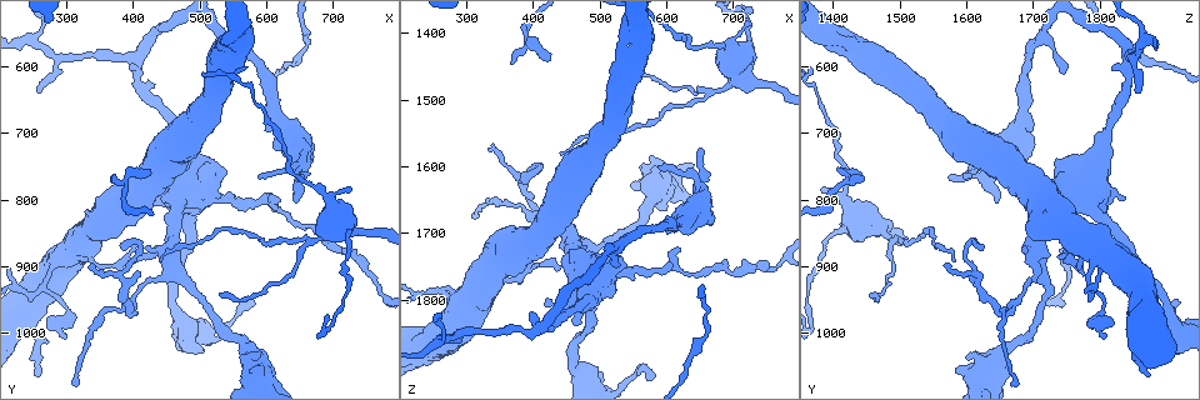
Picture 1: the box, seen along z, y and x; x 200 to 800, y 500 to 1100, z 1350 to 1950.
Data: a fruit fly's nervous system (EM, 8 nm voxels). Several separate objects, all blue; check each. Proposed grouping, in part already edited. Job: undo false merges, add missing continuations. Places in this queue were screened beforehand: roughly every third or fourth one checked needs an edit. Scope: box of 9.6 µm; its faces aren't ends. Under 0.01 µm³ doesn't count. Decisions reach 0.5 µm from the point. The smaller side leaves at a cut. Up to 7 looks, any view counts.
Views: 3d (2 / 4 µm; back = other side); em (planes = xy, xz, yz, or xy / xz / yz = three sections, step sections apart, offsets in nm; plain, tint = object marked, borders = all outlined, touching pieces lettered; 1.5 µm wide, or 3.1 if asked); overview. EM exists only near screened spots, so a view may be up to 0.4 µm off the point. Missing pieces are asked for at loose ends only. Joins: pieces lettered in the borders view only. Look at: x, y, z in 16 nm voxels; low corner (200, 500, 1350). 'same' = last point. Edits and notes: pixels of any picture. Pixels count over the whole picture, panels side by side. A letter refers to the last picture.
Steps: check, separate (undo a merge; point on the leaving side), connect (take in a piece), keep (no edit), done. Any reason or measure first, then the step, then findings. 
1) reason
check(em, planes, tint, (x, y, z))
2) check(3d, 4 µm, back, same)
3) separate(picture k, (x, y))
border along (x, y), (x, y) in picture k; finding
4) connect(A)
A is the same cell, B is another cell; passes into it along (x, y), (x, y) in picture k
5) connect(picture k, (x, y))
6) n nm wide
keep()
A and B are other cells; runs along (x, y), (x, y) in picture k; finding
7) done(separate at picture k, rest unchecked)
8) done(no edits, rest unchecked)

thick turns thin
check(3d, 4 µm, (685, 785, 1415))

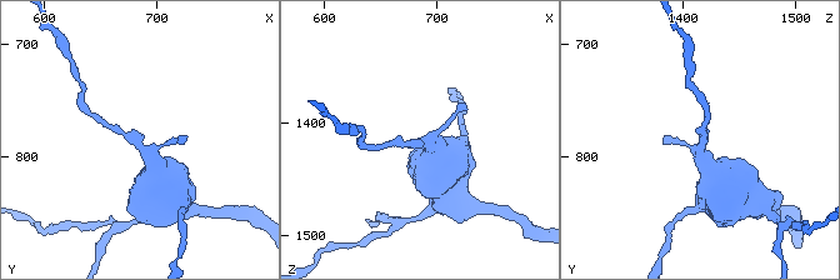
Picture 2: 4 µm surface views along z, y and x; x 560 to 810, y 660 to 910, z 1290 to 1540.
check(em, planes, tint, (684, 788, 1416))

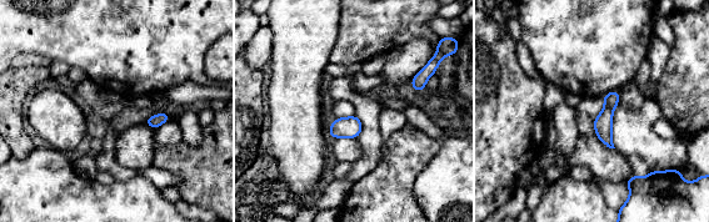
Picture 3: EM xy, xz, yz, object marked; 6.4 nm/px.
check(em, planes, borders, same)

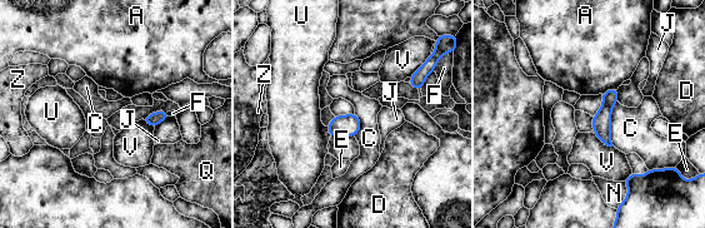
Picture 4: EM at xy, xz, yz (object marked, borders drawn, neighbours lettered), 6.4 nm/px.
keep()
A, C, D, E, F, J, N, Q, U, V and Z are other cells; border along (618, 102), (611, 109), (613, 145) in picture 4; continuous, no second neuron

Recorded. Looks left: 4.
check(3d, 4 µm, (265, 570, 1860))

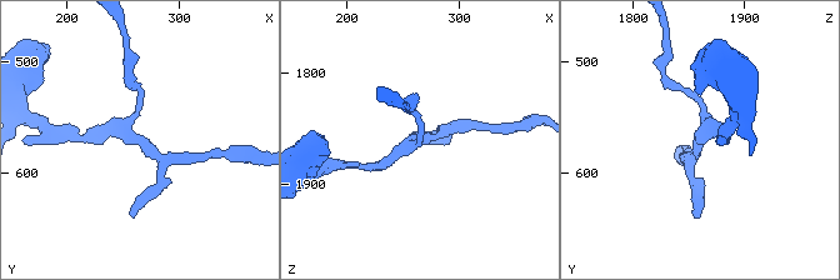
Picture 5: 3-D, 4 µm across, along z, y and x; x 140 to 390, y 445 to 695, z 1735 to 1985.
3 arms; shape alone is not enough
check(em, xy, step 8, tint, (262, 572, 1860))

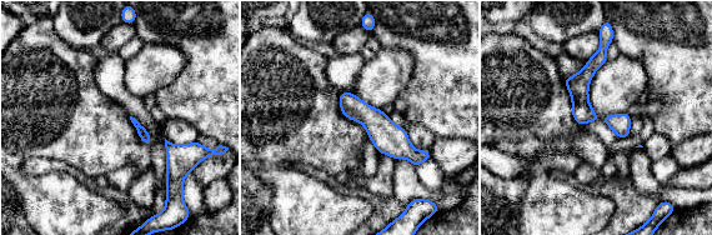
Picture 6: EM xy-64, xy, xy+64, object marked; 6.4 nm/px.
check(em, xy, step 8, borders, same)

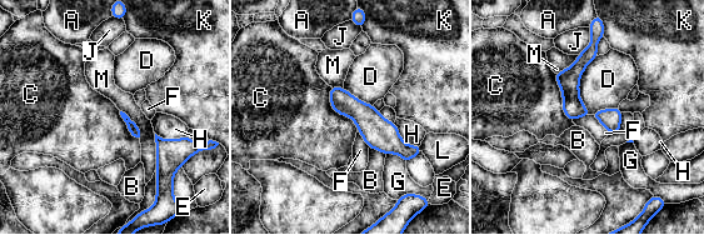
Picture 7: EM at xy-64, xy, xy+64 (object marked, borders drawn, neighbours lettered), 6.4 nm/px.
50 nm wide
keep()
A, B, C, D, E, F, G, H, J, K, L and M are other cells; runs along (333, 90), (388, 140), (417, 149) in picture 7; all the same neuron

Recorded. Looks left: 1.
done(no edits, rest unchecked)

